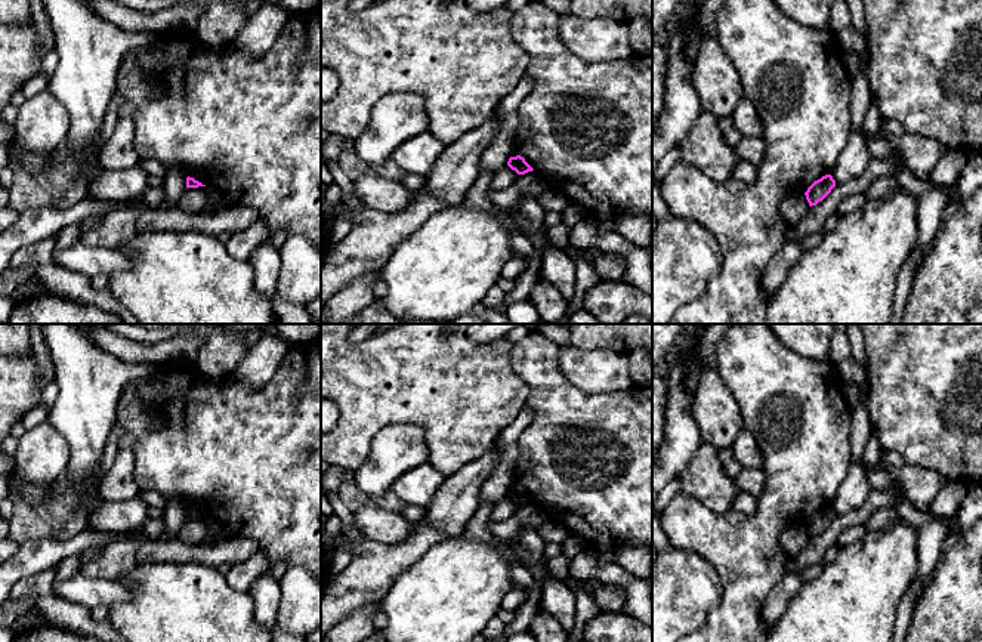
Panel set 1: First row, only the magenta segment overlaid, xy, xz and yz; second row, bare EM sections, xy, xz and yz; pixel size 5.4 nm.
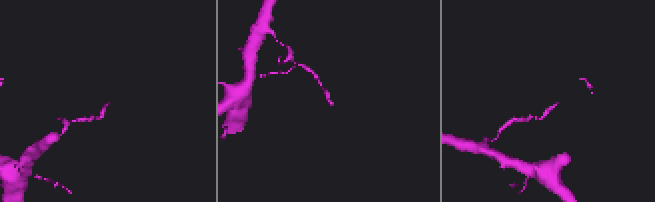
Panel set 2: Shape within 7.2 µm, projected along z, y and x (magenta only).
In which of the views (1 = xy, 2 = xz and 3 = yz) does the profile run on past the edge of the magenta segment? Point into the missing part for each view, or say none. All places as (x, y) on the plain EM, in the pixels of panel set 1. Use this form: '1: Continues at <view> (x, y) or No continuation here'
1: No continuation here
2: No continuation here
3: No continuation here

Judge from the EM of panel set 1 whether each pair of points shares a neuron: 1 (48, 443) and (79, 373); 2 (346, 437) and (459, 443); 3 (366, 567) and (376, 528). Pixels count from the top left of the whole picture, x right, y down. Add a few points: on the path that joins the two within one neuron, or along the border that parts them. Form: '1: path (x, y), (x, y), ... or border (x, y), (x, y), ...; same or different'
1: border (48, 419), (67, 443), (70, 459); different
2: path (374, 411), (428, 411), (431, 414); same
3: border (367, 539), (388, 545), (403, 542); different

